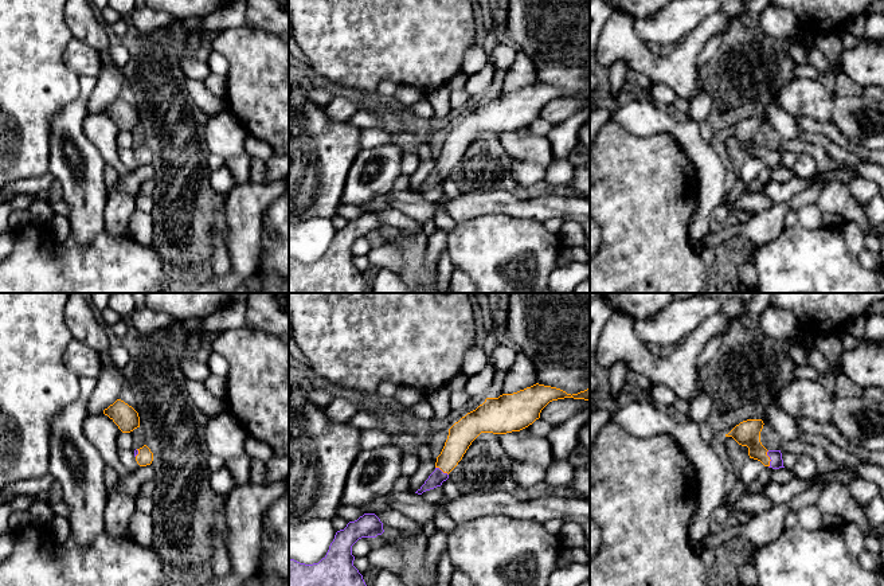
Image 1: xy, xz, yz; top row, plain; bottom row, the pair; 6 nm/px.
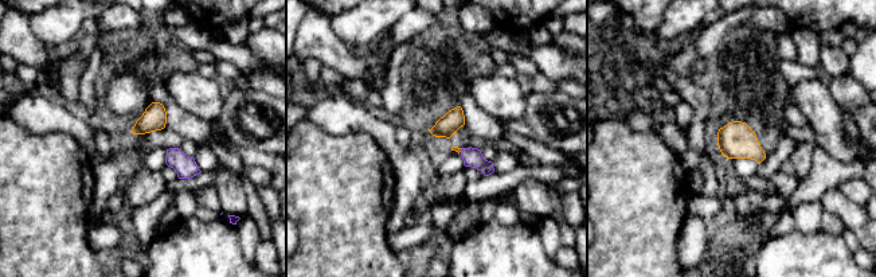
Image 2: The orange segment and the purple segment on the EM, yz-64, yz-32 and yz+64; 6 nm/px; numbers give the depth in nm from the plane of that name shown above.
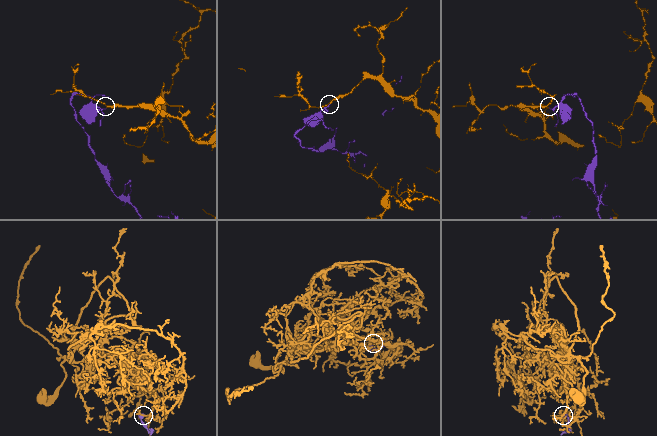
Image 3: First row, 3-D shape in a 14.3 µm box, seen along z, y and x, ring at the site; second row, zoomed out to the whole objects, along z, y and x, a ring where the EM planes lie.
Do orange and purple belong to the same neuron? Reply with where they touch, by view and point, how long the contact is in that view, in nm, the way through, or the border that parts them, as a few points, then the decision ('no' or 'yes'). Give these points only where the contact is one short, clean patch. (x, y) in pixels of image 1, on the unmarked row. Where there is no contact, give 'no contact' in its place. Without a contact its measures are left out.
yz (769, 157) | 100 nm | across yz (747, 132), (769, 157), (775, 155) | yes

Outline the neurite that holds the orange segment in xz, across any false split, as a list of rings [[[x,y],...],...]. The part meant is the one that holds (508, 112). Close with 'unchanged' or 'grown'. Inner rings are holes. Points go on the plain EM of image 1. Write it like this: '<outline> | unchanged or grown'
[[[536,82],[513,93],[486,97],[482,103],[449,128],[445,145],[437,156],[435,169],[415,192],[422,194],[441,185],[481,132],[520,130],[539,118],[541,109],[549,101],[564,97],[590,99],[590,85],[587,89],[571,94],[560,87]]] | grown

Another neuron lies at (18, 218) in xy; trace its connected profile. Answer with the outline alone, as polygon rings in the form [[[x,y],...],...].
[[[15,210],[9,214],[8,224],[9,231],[15,233],[20,227],[28,224],[31,220],[28,210]]]

